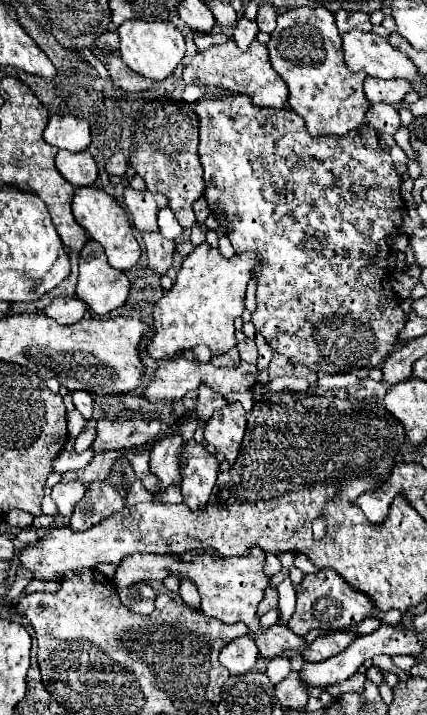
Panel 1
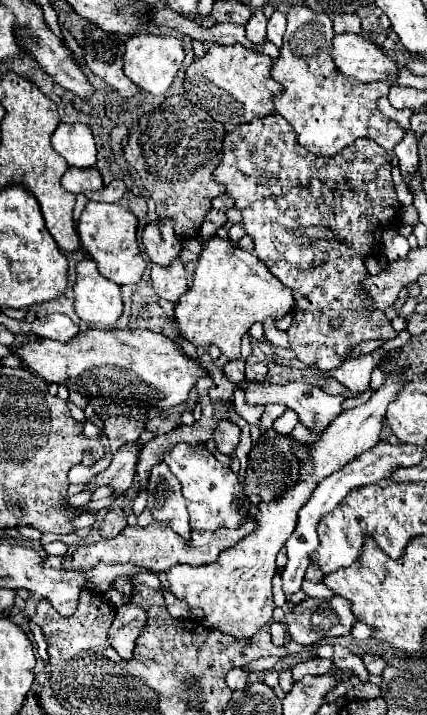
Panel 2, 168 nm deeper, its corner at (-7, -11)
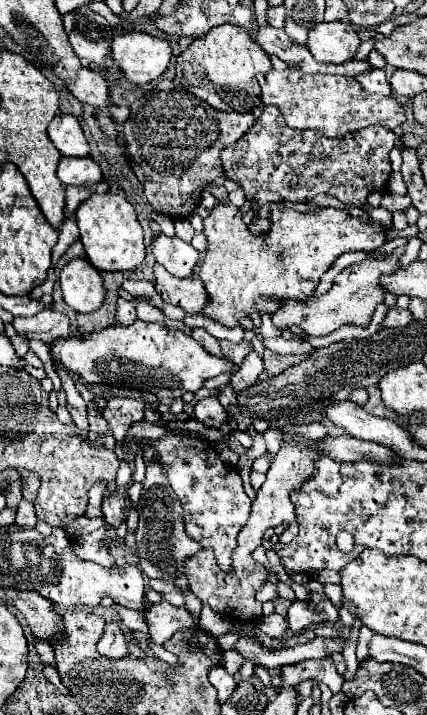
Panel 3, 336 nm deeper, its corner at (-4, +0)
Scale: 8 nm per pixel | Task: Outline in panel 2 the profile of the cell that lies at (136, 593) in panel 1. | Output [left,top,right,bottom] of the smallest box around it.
[109,604,147,660]

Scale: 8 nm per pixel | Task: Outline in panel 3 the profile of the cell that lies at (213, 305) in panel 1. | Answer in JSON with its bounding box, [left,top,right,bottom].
[200,203,386,329]

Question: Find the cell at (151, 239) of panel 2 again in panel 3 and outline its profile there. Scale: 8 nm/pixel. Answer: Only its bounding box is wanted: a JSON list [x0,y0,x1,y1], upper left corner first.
[152,233,198,277]

